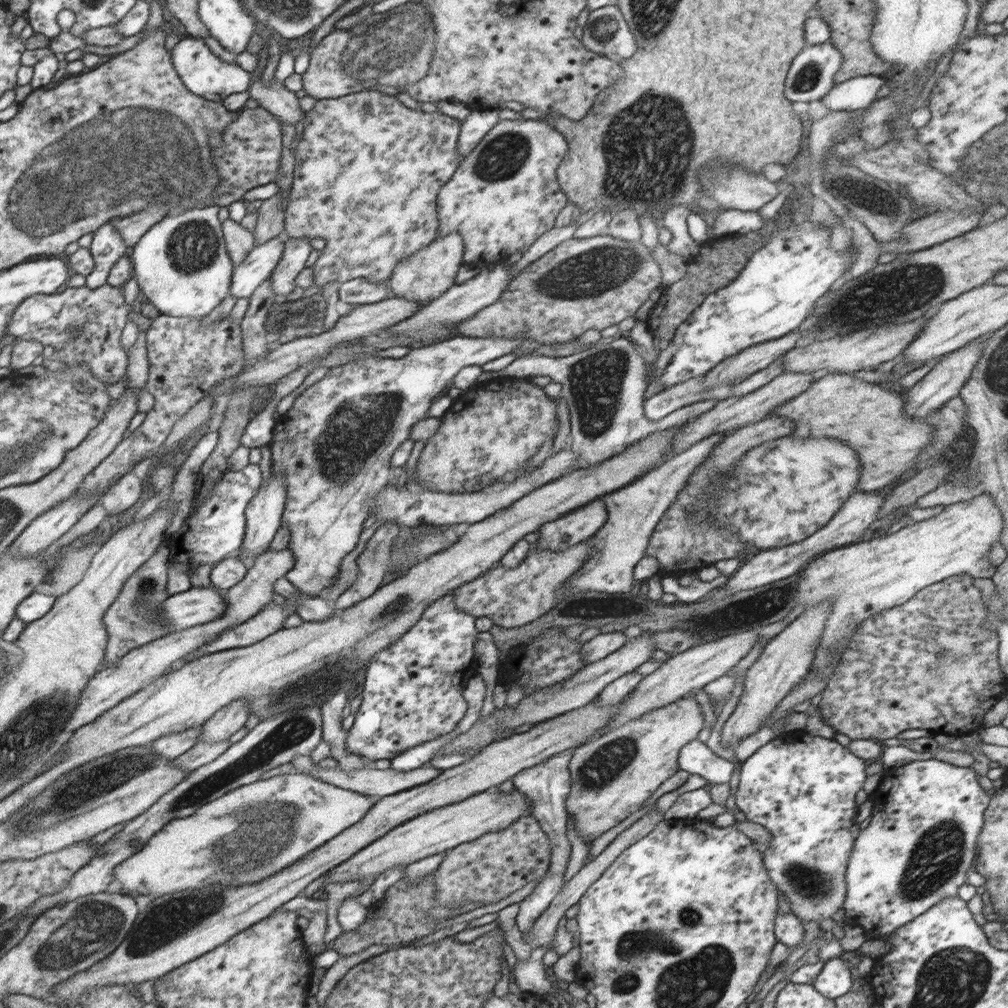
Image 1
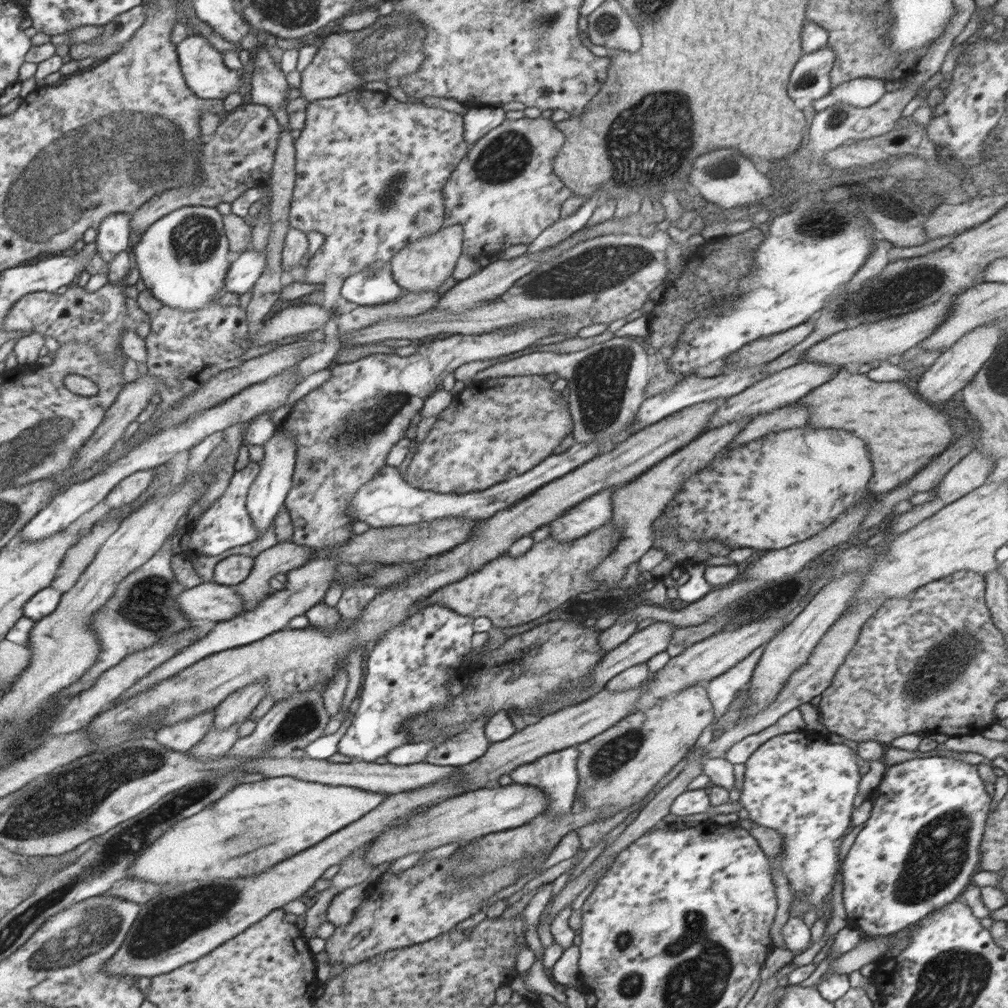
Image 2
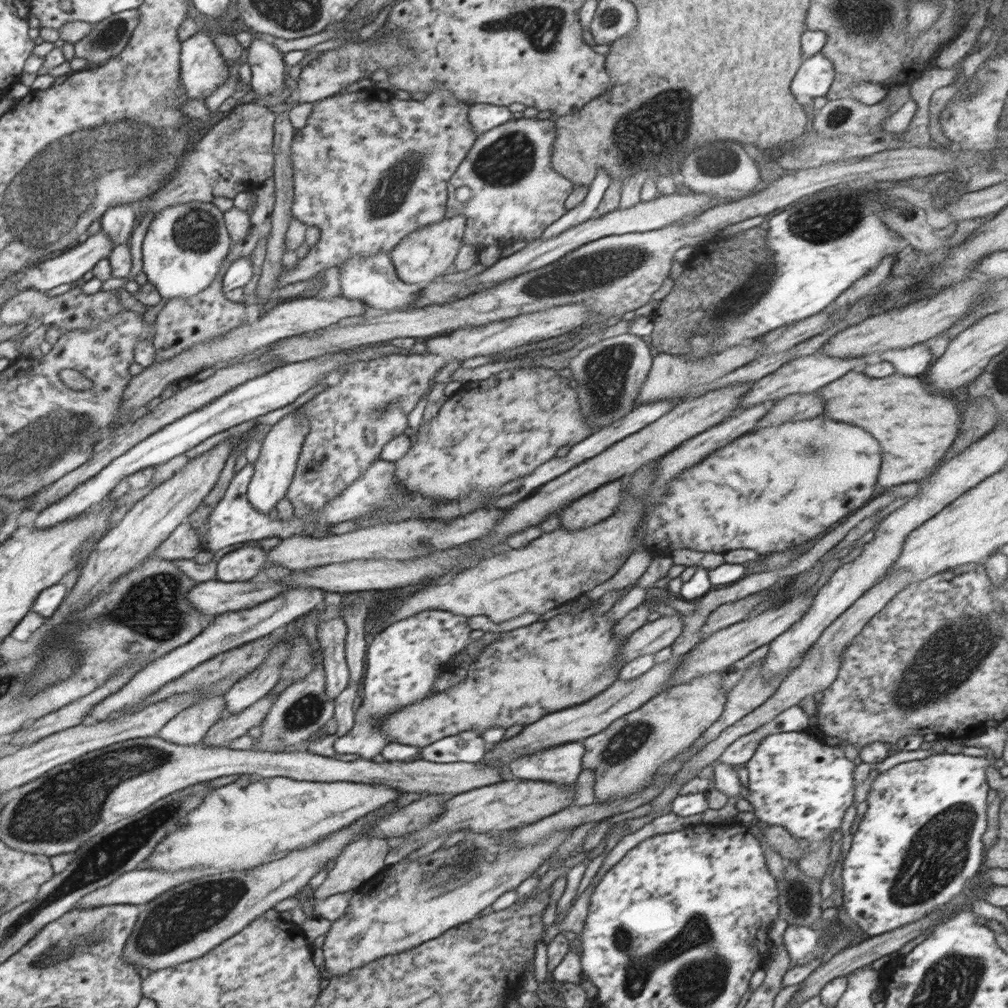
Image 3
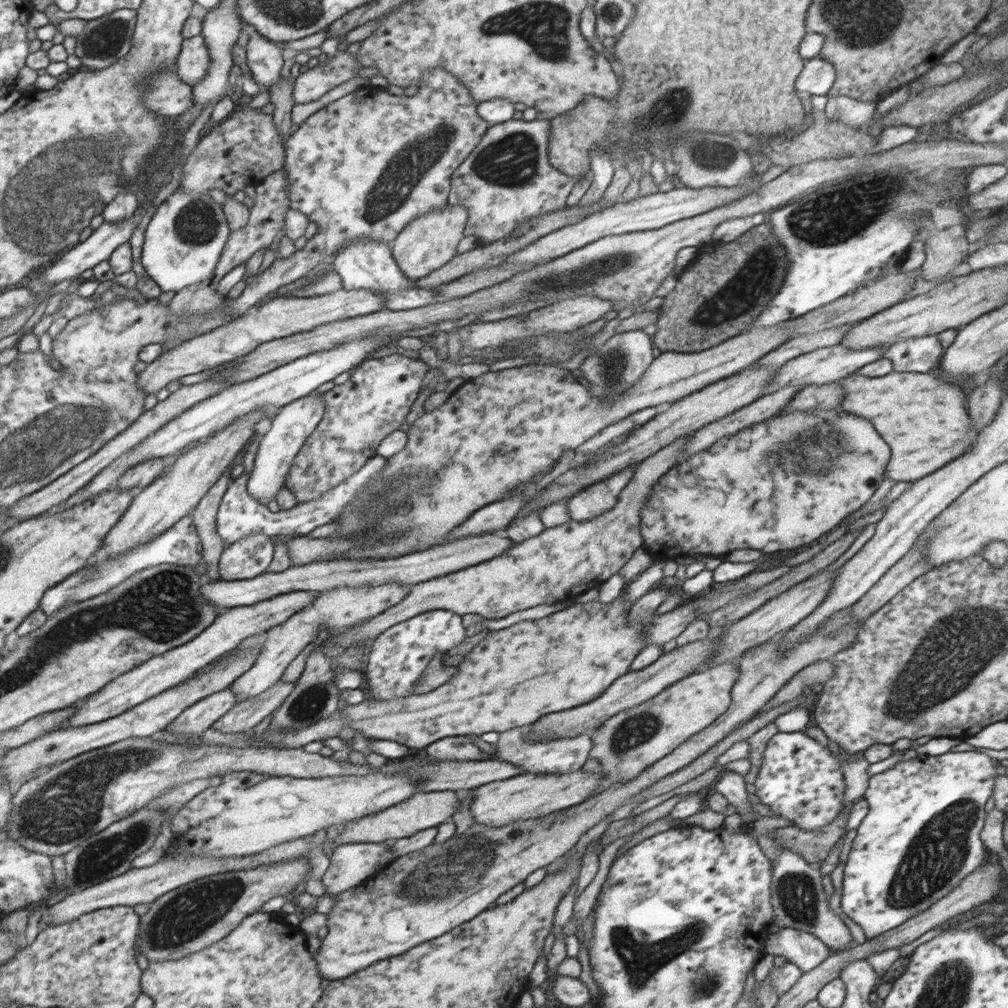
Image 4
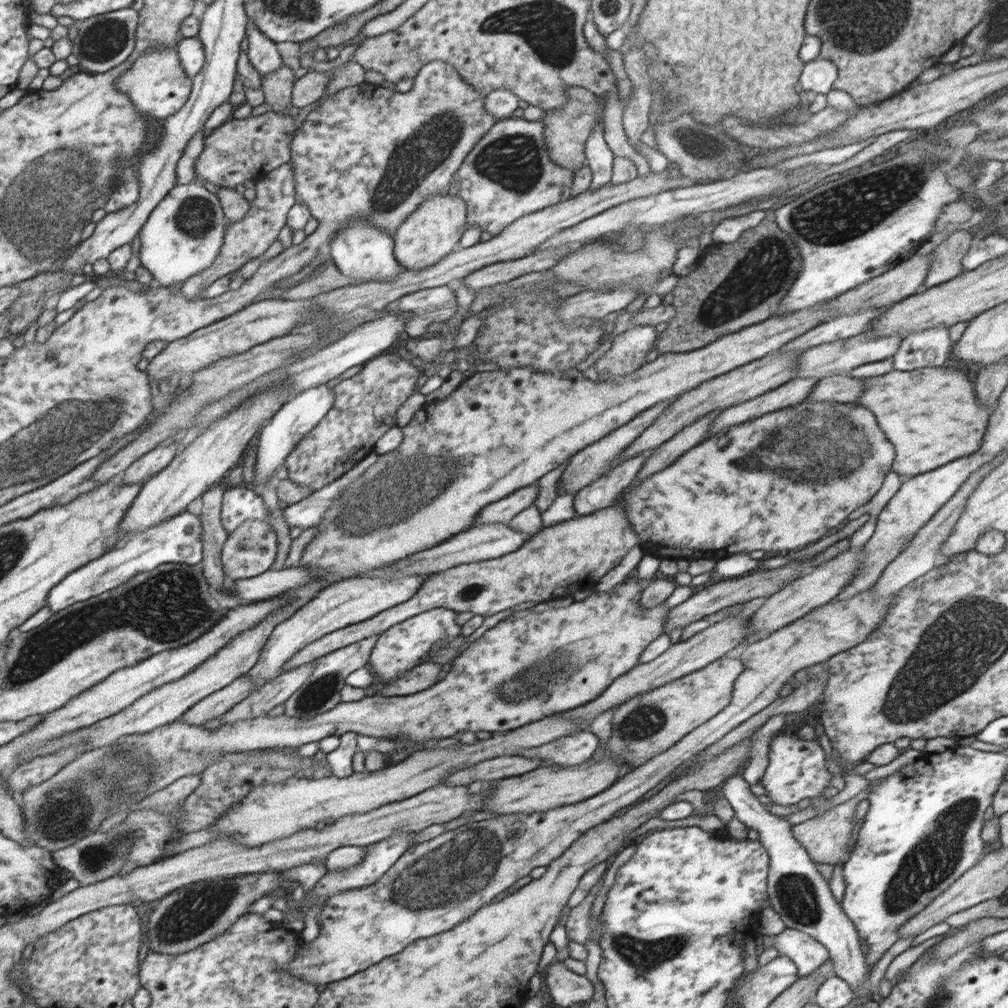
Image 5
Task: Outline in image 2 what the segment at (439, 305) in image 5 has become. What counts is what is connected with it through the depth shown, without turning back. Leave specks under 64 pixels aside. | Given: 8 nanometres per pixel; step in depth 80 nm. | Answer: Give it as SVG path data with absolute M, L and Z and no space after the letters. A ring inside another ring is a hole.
M390 265L384 268L371 268L355 272L344 279L341 296L348 302L373 307L396 300L408 293L393 279Z

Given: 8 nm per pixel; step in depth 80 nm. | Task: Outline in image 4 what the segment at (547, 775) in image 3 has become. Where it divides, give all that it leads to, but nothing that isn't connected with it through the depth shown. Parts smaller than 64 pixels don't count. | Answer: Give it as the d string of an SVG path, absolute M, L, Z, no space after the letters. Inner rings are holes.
M518 726L518 728L511 728L509 731L499 732L499 739L494 744L496 752L493 757L515 764L518 768L521 768L522 773L535 775L538 773L566 774L567 772L576 772L589 759L588 753L592 748L590 733L584 733L572 738L550 740L546 743L527 743L525 741L527 732L528 727L525 726Z

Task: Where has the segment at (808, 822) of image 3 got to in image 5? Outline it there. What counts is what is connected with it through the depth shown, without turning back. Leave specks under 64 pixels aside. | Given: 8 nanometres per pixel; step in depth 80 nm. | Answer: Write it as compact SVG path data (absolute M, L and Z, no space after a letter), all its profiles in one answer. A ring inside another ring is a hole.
M784 731L776 734L771 740L768 758L769 763L761 784L774 804L794 806L800 800L810 798L812 801L810 807L827 806L827 799L822 798L822 795L832 780L832 774L828 770L826 754L819 746L818 740L802 740L793 731Z

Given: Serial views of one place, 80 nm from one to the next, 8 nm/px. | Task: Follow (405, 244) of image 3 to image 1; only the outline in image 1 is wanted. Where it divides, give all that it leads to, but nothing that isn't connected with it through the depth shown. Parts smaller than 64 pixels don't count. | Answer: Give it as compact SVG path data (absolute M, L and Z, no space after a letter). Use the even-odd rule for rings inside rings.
M451 232L448 236L434 239L430 245L401 260L388 280L392 296L417 302L438 298L455 284L458 268L464 264L464 249L462 237L457 232Z

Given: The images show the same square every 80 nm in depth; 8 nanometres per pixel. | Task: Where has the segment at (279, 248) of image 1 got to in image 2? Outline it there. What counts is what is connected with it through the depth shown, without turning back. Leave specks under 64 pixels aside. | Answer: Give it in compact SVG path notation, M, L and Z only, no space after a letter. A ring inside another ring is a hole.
M244 251L237 255L234 264L230 267L228 278L225 279L227 292L244 294L251 290L258 278L264 272L267 263L267 252L264 251Z

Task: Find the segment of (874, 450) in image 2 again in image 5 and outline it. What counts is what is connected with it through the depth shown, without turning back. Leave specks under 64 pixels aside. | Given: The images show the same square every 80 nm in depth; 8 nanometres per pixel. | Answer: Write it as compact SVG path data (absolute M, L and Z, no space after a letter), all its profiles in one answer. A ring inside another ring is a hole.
M937 366L936 368L917 368L916 370L892 371L888 374L863 379L862 392L855 401L876 417L876 423L886 439L894 446L892 471L901 479L919 476L951 461L974 454L982 448L984 434L988 430L990 416L995 407L982 405L975 394L975 385L970 381L966 370Z

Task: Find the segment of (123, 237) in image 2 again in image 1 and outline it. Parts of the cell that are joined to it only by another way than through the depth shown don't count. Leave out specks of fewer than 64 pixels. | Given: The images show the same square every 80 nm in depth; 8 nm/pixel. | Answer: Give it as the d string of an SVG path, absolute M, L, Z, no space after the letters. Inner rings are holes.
M110 220L93 233L93 240L89 247L94 268L86 276L86 286L91 289L101 287L108 282L112 268L125 256L127 246L117 233Z

